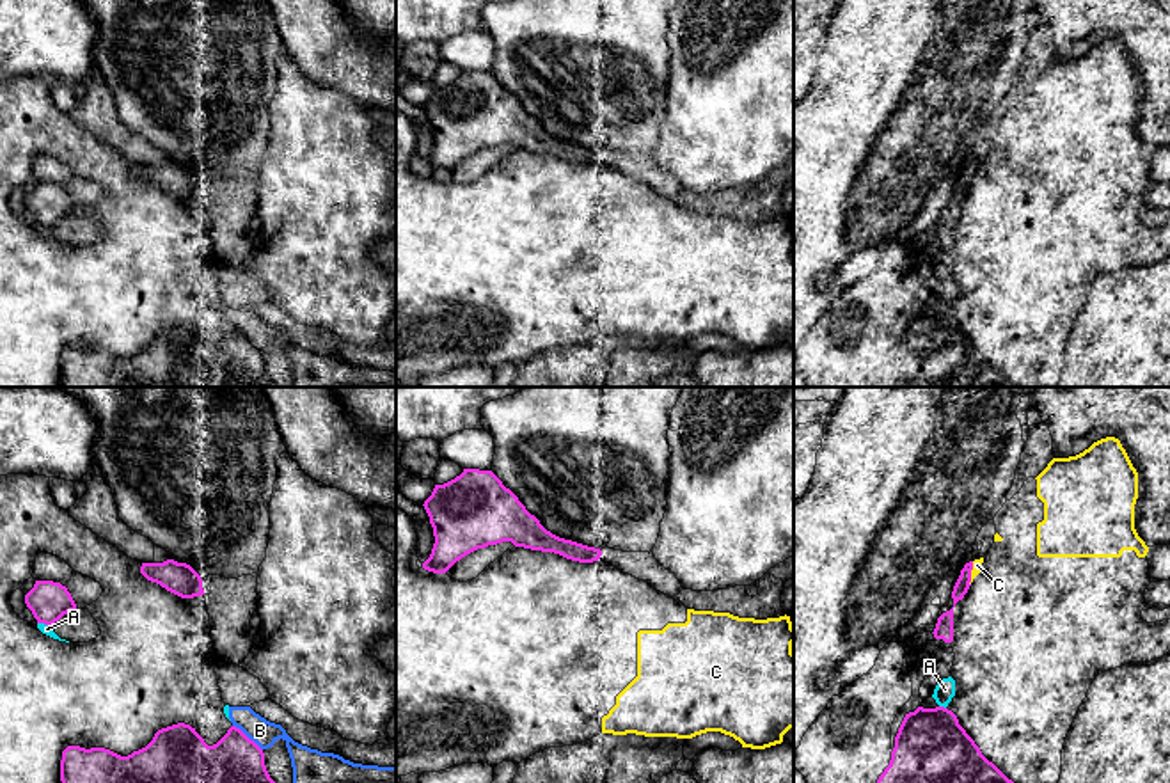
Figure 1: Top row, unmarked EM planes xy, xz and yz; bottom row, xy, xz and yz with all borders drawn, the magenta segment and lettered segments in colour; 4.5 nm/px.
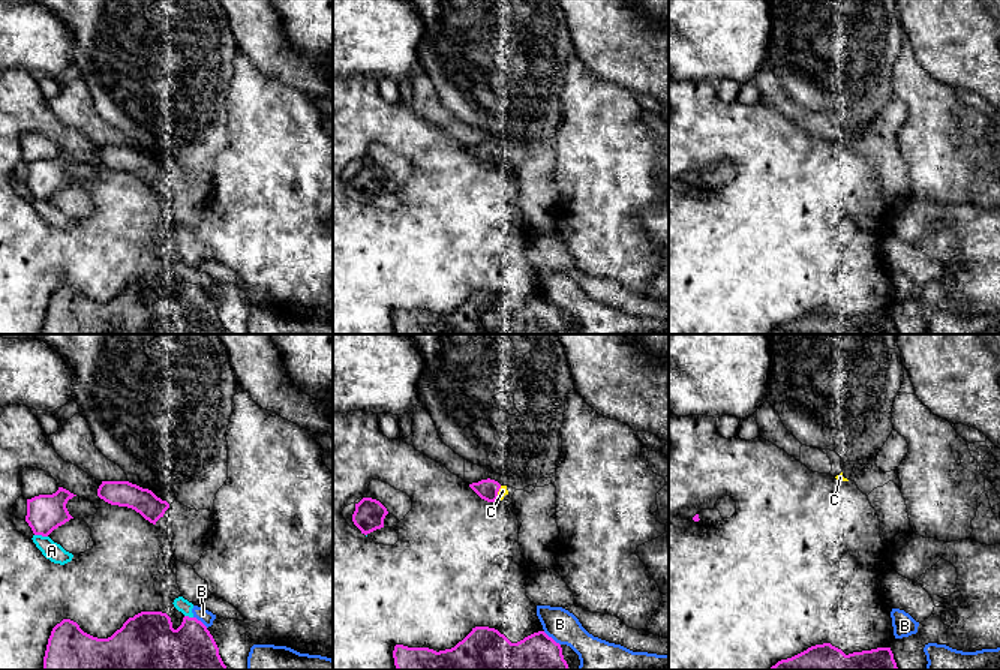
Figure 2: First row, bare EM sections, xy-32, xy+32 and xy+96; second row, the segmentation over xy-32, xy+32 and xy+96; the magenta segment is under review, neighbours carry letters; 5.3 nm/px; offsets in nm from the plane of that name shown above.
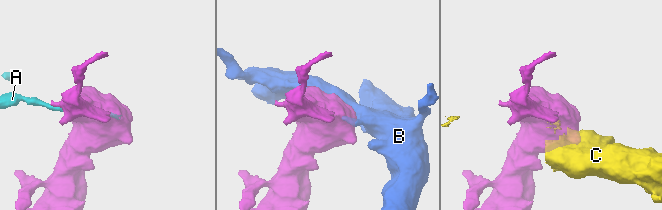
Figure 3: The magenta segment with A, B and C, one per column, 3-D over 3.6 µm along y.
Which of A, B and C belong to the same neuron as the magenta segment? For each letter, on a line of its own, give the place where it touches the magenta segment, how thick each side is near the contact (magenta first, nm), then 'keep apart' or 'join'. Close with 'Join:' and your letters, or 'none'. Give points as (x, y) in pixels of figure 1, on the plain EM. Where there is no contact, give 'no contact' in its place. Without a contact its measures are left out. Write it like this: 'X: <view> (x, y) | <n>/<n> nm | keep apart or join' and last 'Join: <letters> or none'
A: xy (45, 226) | 180/50 nm | keep apart
B: xy (245, 338) | 380/120 nm | keep apart
C: yz (970, 176) | 80/50 nm | keep apart
Join: none

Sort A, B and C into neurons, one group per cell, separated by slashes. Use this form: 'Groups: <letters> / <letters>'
Groups: A B / C

